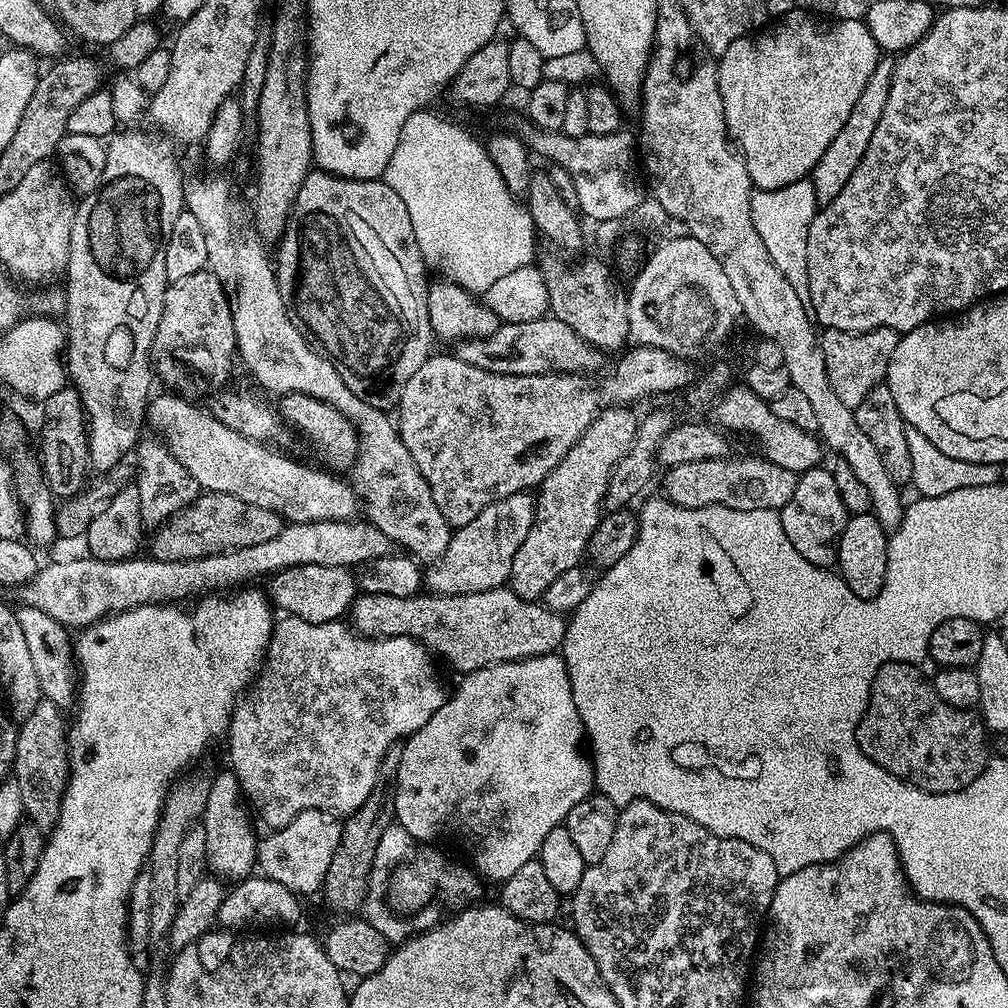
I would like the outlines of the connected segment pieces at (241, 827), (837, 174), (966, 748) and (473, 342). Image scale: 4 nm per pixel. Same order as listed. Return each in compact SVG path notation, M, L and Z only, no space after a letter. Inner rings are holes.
M225 770L212 780L208 797L204 800L204 840L202 846L208 852L207 867L221 877L236 876L244 878L257 867L256 850L258 835L252 829L253 817L250 815L246 797L240 791L240 783L235 772ZM248 812L249 816L248 817ZM253 868L253 869L251 869Z
M888 58L881 59L874 74L870 74L870 82L866 82L862 94L858 94L858 102L854 102L854 110L850 110L850 118L846 118L842 130L838 130L838 134L834 137L834 142L830 142L830 146L826 146L826 154L822 154L822 158L818 158L818 162L812 167L810 179L814 186L817 205L823 206L834 202L834 198L838 198L842 186L846 186L846 182L850 180L850 174L854 174L862 154L866 152L870 138L874 136L874 126L878 124L882 110L886 108L893 67L891 59L889 61Z
M892 658L887 662L879 665L874 674L874 678L870 681L868 689L868 705L866 710L860 713L860 721L854 729L854 742L859 746L860 752L866 754L869 760L875 762L876 767L884 768L892 775L897 776L901 782L913 784L922 792L962 792L966 786L970 786L974 782L974 778L978 778L983 774L985 768L988 767L990 753L988 753L989 733L986 731L983 719L975 711L965 710L963 708L955 708L946 702L942 702L942 698L938 698L938 694L932 689L931 683L915 668L915 663L905 662L900 658Z
M554 315L534 318L534 322L501 322L498 330L486 338L470 338L459 341L455 345L454 355L462 362L470 362L470 365L479 370L492 371L494 374L506 375L546 375L548 373L585 373L592 374L595 368L600 368L606 360L605 353L594 347L586 338L579 337L566 322L558 322Z

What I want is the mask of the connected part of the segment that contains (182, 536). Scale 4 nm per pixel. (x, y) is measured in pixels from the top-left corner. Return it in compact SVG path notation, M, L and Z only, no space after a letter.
M205 491L197 496L193 504L189 504L180 512L175 512L168 521L153 531L156 533L152 536L150 556L156 560L192 561L208 555L218 555L220 552L238 550L240 547L261 545L277 537L281 527L282 518L274 510L244 502L242 498L236 498L234 494Z

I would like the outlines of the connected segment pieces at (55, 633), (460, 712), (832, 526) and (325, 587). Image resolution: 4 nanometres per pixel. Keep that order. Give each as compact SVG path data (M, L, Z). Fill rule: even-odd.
M20 606L15 609L15 614L22 638L30 649L30 659L34 661L34 674L38 674L41 697L54 702L62 710L71 709L78 700L78 665L74 659L73 637L71 635L68 637L69 629L59 624L54 618L48 617L42 610Z
M549 654L546 656L531 656L525 660L503 660L500 664L488 664L484 668L478 668L473 672L467 673L467 675L465 675L461 680L464 681L457 686L456 693L454 693L453 696L451 693L451 695L445 699L443 706L441 706L430 718L430 722L426 722L421 728L417 728L411 736L407 737L407 739L403 741L404 749L402 750L402 758L400 759L400 765L396 771L396 779L394 781L396 786L396 815L394 820L395 823L402 825L406 830L406 834L410 834L413 841L416 842L420 842L420 840L428 840L424 842L432 842L432 839L439 834L440 828L446 827L447 824L452 828L465 828L465 830L469 832L468 840L472 843L473 861L471 860L471 863L474 865L475 871L479 873L485 881L496 880L495 882L503 882L510 878L510 874L515 874L524 863L537 859L542 842L545 841L550 830L554 830L555 827L563 825L565 818L570 814L570 810L574 810L574 806L578 806L578 802L582 802L582 798L593 795L594 764L585 748L586 729L580 720L580 711L578 710L578 706L574 706L574 694L572 693L572 687L570 686L570 678L568 677L568 667L564 665L563 655Z
M817 466L808 472L799 473L794 495L784 508L779 509L780 528L786 530L788 544L794 546L798 554L814 568L831 569L836 564L836 543L848 521L849 513L842 506L842 497L838 495L838 486L828 471Z
M295 565L275 573L268 581L267 595L281 613L297 616L306 622L321 624L340 620L351 609L358 595L358 580L347 567L326 565Z

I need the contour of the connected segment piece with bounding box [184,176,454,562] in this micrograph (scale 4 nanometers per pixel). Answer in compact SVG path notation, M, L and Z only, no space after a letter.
M204 176L201 180L192 181L189 179L184 189L184 203L187 212L194 214L194 218L198 218L198 223L202 225L202 234L206 234L207 267L221 280L225 289L230 293L239 363L241 360L248 367L249 374L265 388L265 390L263 389L265 393L310 394L330 406L334 406L334 410L342 413L354 425L358 433L354 467L350 472L350 483L352 489L356 491L357 497L362 501L363 507L364 504L368 507L367 519L389 536L395 545L400 547L401 544L404 547L401 549L407 550L417 561L437 560L446 550L454 529L446 522L446 518L437 515L431 486L426 482L426 478L422 478L418 466L412 461L406 446L401 442L397 425L393 421L392 424L388 421L388 416L382 409L367 404L360 397L363 395L357 389L351 388L342 378L342 374L338 374L331 359L325 356L323 351L313 347L309 337L298 327L289 305L288 308L284 305L284 296L280 293L276 272L272 269L272 262L268 258L269 249L250 223L249 213L247 216L243 206L237 204L231 186L220 176Z

